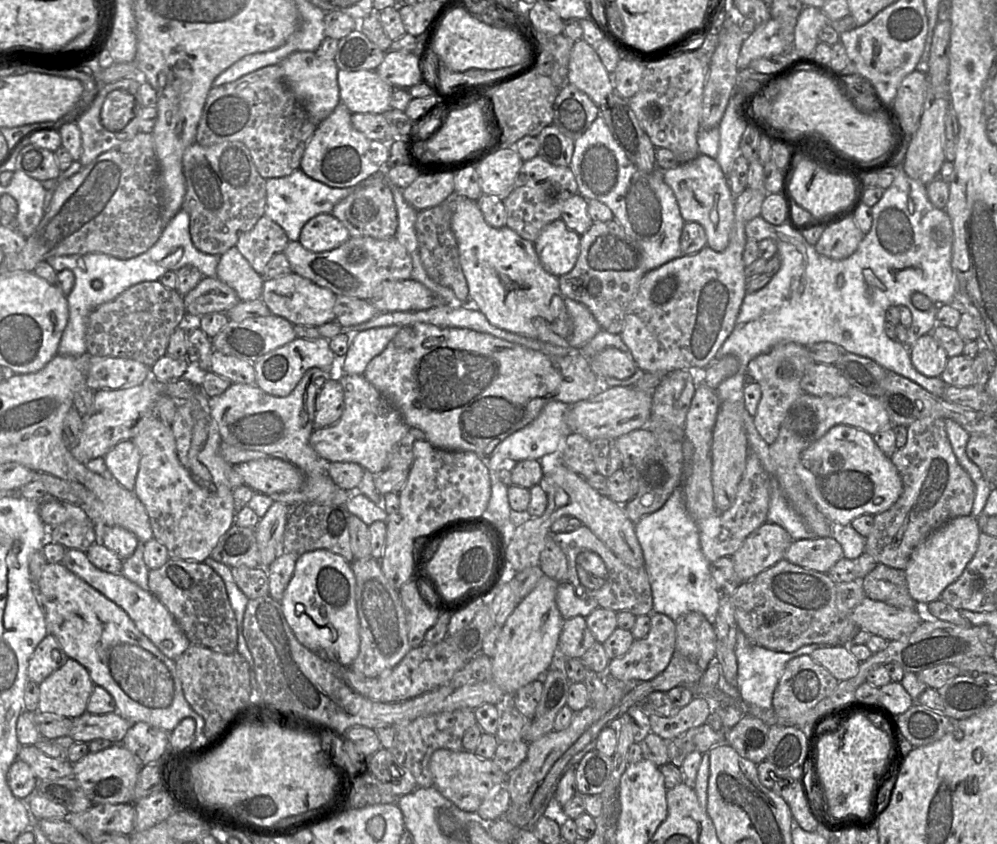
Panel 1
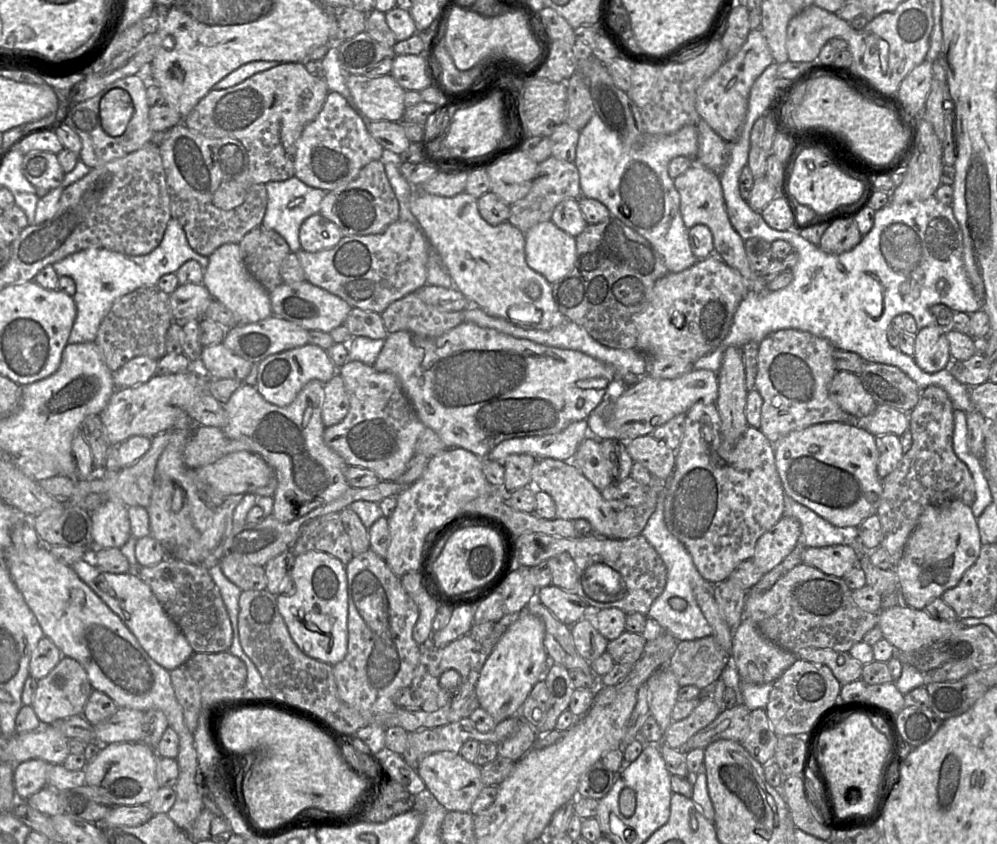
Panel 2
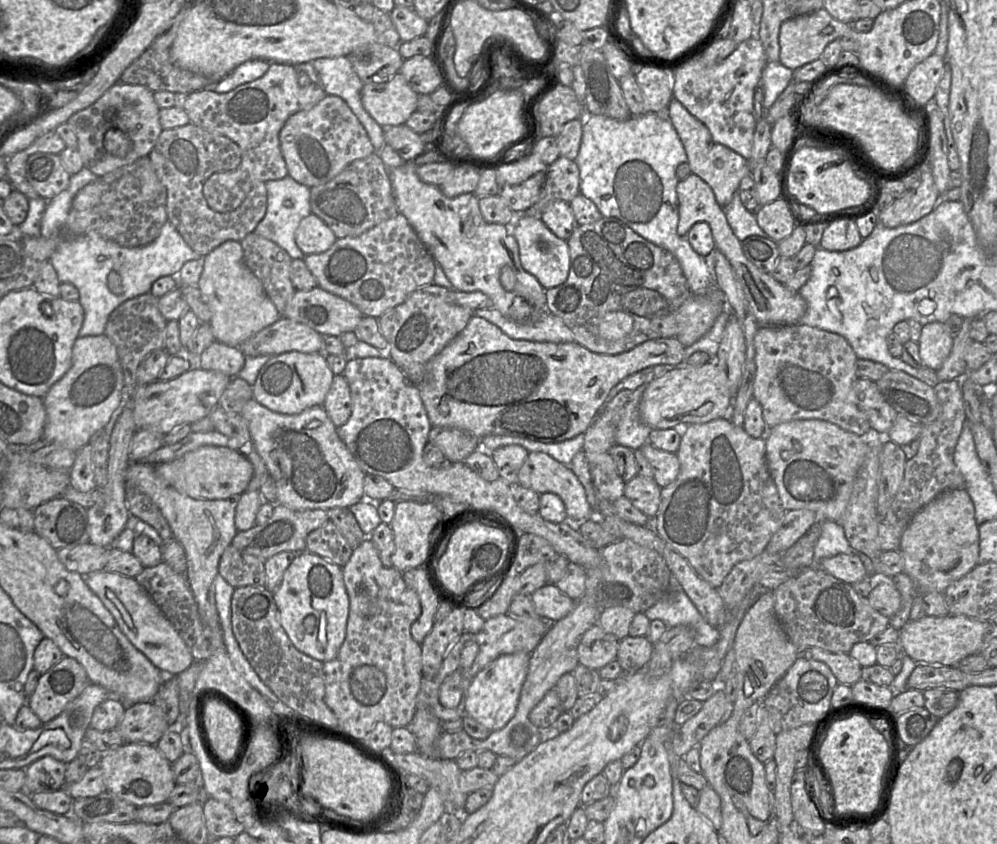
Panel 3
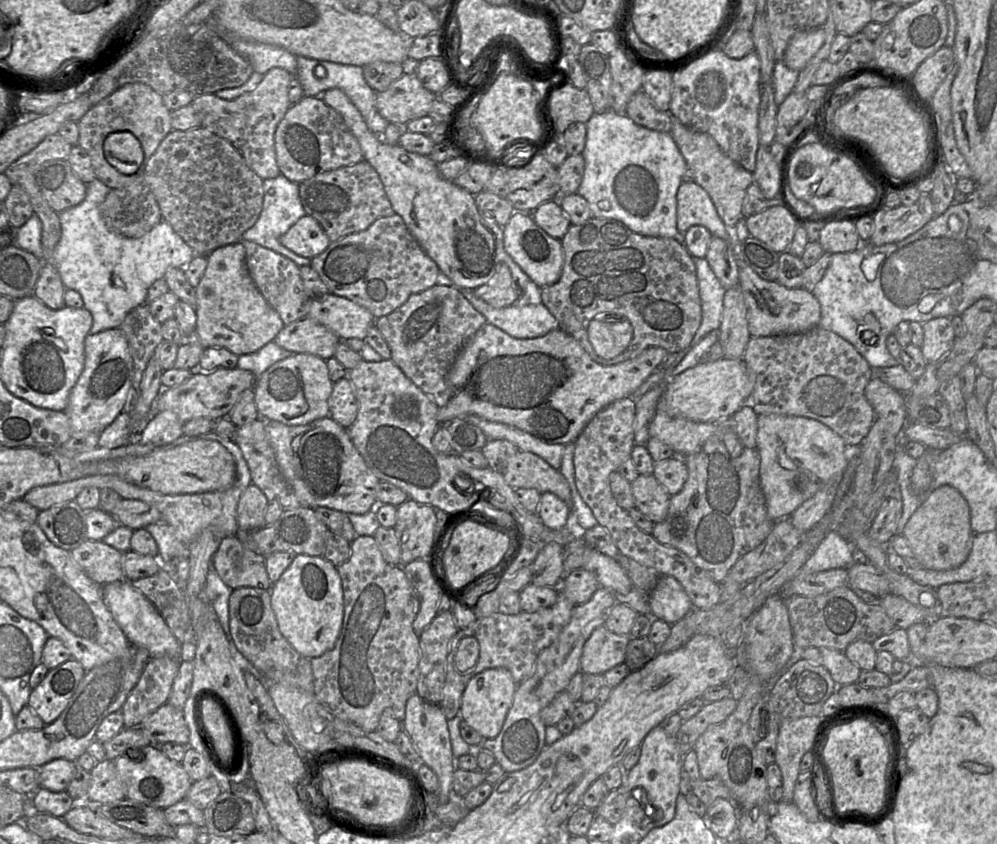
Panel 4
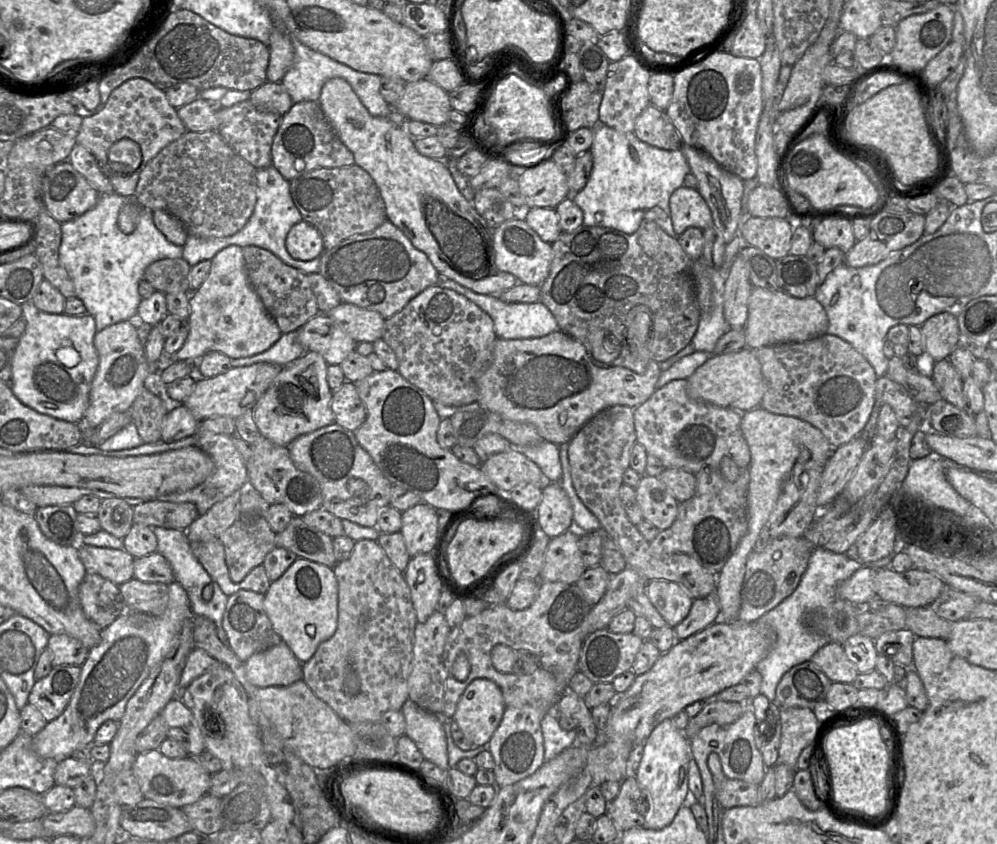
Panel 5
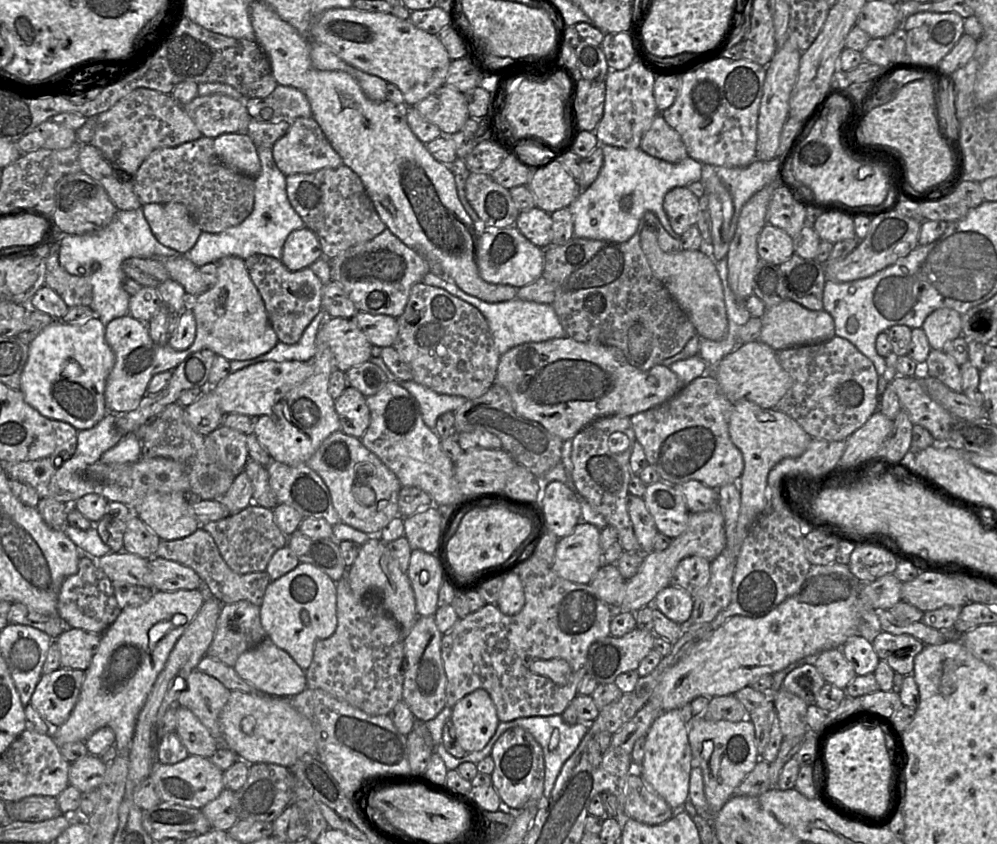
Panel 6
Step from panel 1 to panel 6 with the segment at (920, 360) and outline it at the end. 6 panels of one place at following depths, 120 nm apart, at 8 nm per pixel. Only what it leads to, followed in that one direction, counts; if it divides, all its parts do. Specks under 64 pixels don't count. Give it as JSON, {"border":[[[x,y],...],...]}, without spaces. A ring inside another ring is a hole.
{"border":[[[939,308],[927,316],[921,328],[931,349],[945,350],[948,343],[962,335],[961,314],[951,308]]]}

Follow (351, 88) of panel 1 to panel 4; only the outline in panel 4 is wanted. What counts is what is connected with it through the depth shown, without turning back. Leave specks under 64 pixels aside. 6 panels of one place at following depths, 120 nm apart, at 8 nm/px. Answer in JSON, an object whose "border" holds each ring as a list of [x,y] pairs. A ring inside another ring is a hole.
{"border":[[[404,73],[387,90],[376,93],[375,104],[379,114],[388,123],[405,126],[409,121],[427,116],[437,95],[427,90],[414,73]]]}

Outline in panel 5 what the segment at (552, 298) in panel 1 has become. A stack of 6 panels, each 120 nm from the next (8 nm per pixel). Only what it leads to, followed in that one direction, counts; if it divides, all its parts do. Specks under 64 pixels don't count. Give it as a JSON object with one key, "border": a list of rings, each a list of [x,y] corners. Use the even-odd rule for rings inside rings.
{"border":[[[336,77],[327,80],[321,89],[321,93],[317,102],[338,138],[352,152],[354,156],[354,164],[364,169],[374,180],[385,204],[387,220],[389,220],[397,228],[399,228],[411,241],[412,245],[416,249],[423,252],[428,257],[429,261],[433,264],[438,273],[442,275],[442,277],[451,279],[476,293],[485,295],[499,295],[518,284],[519,280],[514,275],[507,272],[502,272],[496,267],[493,249],[494,229],[490,228],[487,225],[486,221],[477,213],[474,206],[470,204],[470,202],[467,201],[465,197],[460,193],[450,171],[445,164],[445,158],[431,159],[420,154],[414,146],[415,138],[411,137],[411,135],[405,134],[402,131],[401,127],[392,123],[387,117],[372,116],[365,108],[365,106],[361,103],[350,84],[343,78]]]}

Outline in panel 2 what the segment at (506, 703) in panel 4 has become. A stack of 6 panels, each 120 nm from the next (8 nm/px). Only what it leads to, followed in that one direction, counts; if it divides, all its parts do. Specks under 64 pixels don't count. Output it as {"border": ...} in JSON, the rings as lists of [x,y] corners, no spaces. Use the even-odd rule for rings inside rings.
{"border":[[[524,610],[506,629],[486,660],[475,686],[479,707],[497,723],[516,715],[533,687],[544,680],[550,658],[544,647],[545,627],[542,620]]]}

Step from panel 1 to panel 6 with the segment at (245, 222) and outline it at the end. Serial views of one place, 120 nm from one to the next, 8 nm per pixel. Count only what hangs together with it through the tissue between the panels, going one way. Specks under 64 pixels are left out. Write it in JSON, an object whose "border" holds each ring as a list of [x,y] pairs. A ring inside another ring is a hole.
{"border":[[[201,136],[176,147],[154,150],[133,178],[142,205],[179,202],[187,207],[203,232],[219,233],[243,222],[254,206],[255,178],[224,165],[214,151],[214,139]]]}

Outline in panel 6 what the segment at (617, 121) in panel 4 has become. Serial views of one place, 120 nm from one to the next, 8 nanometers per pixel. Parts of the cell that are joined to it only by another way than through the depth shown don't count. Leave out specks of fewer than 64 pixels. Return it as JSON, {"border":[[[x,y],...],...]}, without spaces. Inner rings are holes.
{"border":[[[605,145],[602,149],[604,162],[597,179],[586,190],[582,190],[568,207],[573,217],[574,237],[626,242],[637,231],[644,214],[652,212],[668,234],[679,239],[664,211],[664,196],[675,187],[686,187],[700,181],[703,164],[689,156],[678,163],[669,163],[646,154],[640,148],[623,149]]]}

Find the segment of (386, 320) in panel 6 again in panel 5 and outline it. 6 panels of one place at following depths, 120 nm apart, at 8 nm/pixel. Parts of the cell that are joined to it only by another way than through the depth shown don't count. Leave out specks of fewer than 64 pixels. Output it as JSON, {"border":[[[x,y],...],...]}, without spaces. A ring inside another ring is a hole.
{"border":[[[342,302],[327,313],[357,343],[382,339],[385,319],[376,311]]]}

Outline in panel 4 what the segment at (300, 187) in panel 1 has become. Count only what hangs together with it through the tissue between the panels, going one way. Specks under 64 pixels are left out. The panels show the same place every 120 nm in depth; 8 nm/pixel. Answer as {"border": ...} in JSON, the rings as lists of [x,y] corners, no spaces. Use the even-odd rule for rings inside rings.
{"border":[[[279,174],[275,178],[263,180],[264,196],[260,216],[256,223],[245,231],[242,236],[242,240],[252,241],[265,248],[273,250],[274,252],[292,260],[301,267],[310,266],[311,259],[295,254],[279,242],[279,238],[285,234],[301,217],[306,215],[300,200],[298,185],[299,184],[288,180],[282,174]]]}

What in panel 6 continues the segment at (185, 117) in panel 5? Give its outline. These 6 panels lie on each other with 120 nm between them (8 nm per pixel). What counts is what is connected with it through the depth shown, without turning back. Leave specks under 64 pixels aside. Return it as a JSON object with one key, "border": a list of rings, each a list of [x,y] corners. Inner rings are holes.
{"border":[[[223,94],[197,96],[183,108],[202,136],[212,139],[225,133],[246,134],[252,119],[243,103]]]}

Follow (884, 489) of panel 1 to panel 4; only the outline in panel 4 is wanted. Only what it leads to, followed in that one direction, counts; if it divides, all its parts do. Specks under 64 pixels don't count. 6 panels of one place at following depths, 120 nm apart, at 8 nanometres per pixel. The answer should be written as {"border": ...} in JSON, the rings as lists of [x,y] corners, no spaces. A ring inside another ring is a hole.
{"border":[[[781,414],[758,415],[757,424],[760,486],[771,521],[788,518],[827,483],[839,484],[850,448],[831,428],[812,418]]]}

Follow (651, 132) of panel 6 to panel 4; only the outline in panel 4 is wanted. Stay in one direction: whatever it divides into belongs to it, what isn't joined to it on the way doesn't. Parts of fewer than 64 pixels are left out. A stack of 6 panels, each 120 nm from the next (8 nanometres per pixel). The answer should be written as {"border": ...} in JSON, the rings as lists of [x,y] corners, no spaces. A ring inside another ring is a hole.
{"border":[[[643,90],[630,99],[626,115],[637,125],[659,132],[670,132],[672,128],[669,112],[659,110]]]}

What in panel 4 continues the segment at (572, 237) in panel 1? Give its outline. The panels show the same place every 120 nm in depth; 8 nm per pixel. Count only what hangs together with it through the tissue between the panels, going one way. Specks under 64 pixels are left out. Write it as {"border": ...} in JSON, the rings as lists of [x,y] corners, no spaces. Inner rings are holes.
{"border":[[[515,211],[503,227],[503,241],[505,251],[537,286],[550,286],[559,280],[564,263],[561,240],[551,237],[540,228],[531,213]]]}

